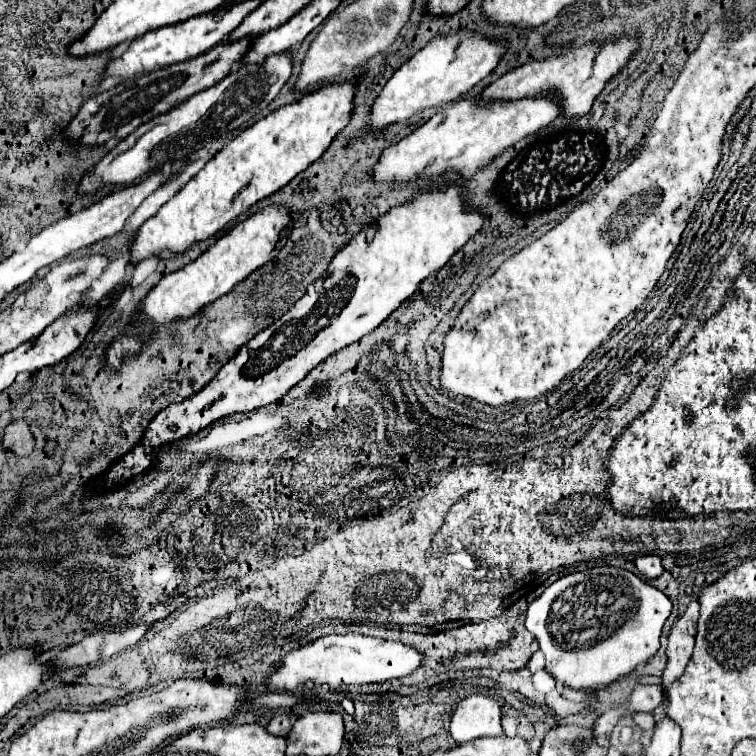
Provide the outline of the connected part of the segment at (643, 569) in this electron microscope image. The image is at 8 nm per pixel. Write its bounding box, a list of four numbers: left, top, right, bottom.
[634,554,664,578]

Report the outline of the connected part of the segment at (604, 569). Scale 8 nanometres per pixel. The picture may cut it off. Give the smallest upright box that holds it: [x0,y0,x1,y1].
[526,566,672,692]

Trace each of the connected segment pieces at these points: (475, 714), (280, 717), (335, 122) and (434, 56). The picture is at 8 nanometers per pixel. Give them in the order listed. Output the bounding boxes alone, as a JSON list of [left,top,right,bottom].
[[450,694,504,744],[266,714,292,736],[130,82,354,266],[366,32,506,132]]

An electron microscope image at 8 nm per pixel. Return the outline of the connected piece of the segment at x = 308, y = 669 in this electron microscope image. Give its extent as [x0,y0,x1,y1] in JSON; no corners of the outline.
[266,634,420,692]

